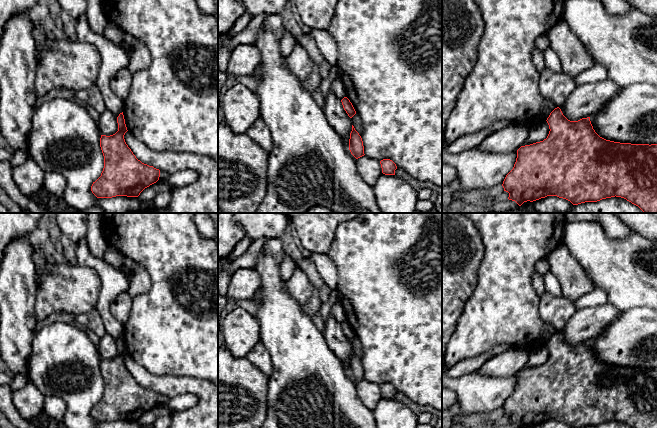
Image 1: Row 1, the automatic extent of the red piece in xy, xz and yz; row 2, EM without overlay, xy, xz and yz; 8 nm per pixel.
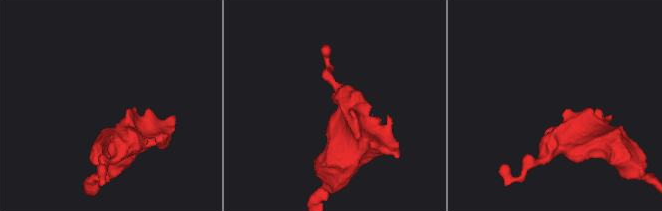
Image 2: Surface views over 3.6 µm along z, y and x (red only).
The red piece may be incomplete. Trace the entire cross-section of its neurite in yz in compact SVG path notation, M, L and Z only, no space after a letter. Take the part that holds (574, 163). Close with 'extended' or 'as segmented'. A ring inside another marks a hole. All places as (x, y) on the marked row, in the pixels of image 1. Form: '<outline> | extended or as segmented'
M559 107L550 113L546 121L550 129L547 138L521 146L517 150L514 167L502 184L504 191L509 193L509 200L521 206L527 201L557 196L578 205L616 196L638 206L644 213L657 213L657 144L631 144L606 140L595 132L590 117L570 121Z | as segmented

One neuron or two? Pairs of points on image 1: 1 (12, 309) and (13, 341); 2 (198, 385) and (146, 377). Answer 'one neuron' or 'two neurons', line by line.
1: one neuron
2: one neuron

